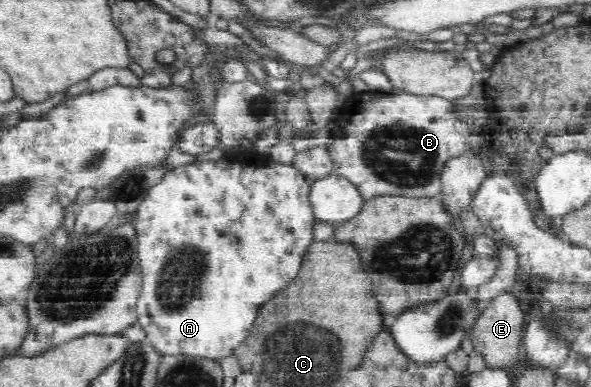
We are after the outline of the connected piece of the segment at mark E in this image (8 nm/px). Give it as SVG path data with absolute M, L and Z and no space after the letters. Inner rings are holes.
M507 292L494 298L493 302L484 310L484 313L477 318L476 326L473 327L470 338L474 350L483 356L486 366L490 369L516 371L520 367L519 346L521 346L523 326L525 326L523 312L517 298Z

